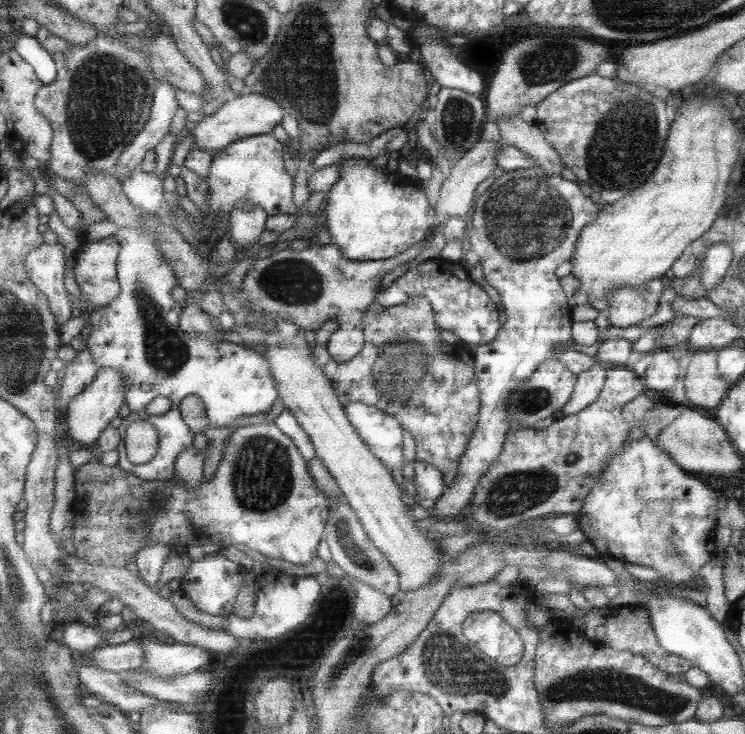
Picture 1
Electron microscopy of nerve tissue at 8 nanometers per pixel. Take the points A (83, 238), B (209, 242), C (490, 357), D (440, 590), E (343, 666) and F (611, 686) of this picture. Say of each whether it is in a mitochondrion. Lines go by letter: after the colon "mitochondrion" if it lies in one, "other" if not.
A: other
B: other
C: other
D: other
E: mitochondrion
F: mitochondrion

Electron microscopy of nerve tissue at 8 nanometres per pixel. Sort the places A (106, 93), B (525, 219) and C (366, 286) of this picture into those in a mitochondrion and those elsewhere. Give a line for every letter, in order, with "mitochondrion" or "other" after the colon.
A: mitochondrion
B: mitochondrion
C: other

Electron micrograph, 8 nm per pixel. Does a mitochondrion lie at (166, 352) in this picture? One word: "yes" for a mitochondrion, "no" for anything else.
yes

